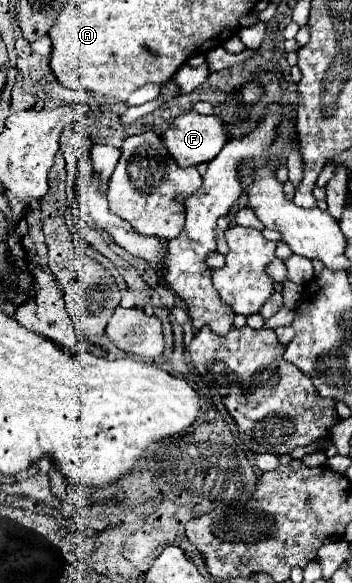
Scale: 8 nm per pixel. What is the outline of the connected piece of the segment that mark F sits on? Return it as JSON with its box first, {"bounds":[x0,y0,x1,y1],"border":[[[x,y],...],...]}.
{"bounds":[162,110,226,168],"border":[[[190,110],[172,120],[170,128],[162,134],[162,140],[180,168],[198,166],[202,162],[210,162],[222,150],[222,146],[226,144],[226,126],[220,122],[218,116],[202,116]]]}

